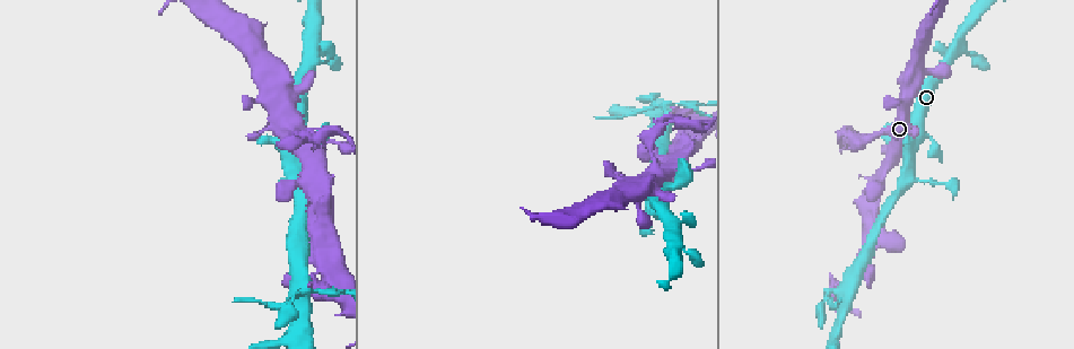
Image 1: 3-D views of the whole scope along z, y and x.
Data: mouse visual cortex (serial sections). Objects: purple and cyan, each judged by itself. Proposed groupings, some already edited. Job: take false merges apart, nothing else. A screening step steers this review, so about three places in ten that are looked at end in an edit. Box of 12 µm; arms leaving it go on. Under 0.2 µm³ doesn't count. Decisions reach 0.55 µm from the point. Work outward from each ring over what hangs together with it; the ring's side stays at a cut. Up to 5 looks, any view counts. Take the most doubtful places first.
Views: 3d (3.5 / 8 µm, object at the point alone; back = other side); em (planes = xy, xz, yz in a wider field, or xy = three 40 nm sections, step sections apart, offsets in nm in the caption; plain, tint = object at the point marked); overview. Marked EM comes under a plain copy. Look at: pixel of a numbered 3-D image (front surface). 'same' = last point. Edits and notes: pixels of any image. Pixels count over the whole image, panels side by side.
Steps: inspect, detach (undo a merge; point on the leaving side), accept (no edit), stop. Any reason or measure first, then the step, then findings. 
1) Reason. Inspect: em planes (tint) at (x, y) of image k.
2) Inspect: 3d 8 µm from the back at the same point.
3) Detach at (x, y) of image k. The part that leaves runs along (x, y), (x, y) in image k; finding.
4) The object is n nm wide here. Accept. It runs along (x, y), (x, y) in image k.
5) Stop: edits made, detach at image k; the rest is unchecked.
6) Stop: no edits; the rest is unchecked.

Sudden change in width. Inspect: 3d 3.5 µm at (868, 140) of image 1.

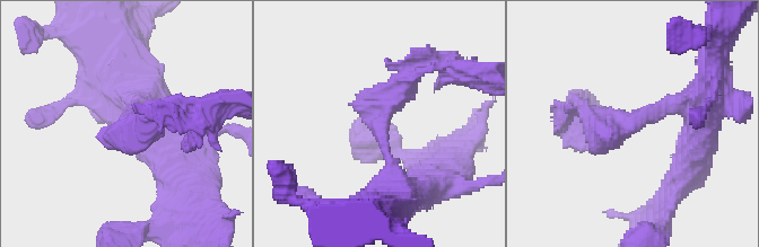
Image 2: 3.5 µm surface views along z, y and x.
Inspect: em planes (tint) at (631, 123) of image 2.

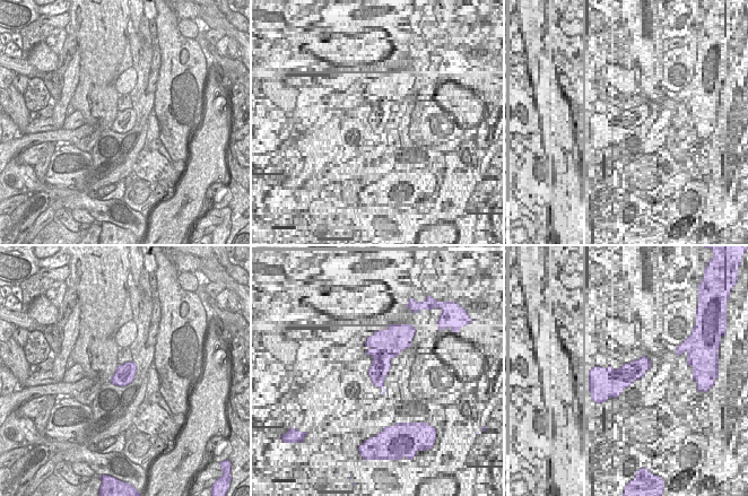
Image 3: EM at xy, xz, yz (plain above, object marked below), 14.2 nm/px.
The object is 280 nm wide here. Detach at (389, 107) of image 2. The part that leaves runs along (385, 152), (382, 104), (410, 63) in image 2; a second cell is stuck on.

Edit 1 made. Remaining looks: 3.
Arms run side by side. Inspect: 3d 8 µm from the back at (834, 335) of image 1.

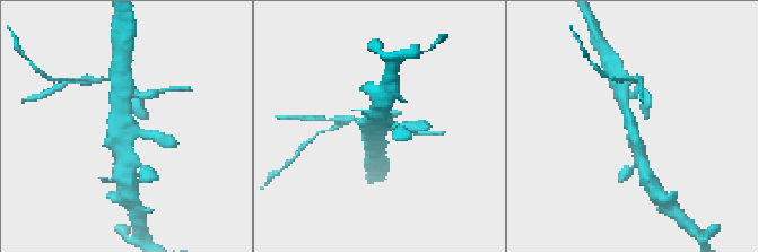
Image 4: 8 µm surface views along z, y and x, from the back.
Inspect: em planes (tint) at (375, 128) of image 4.

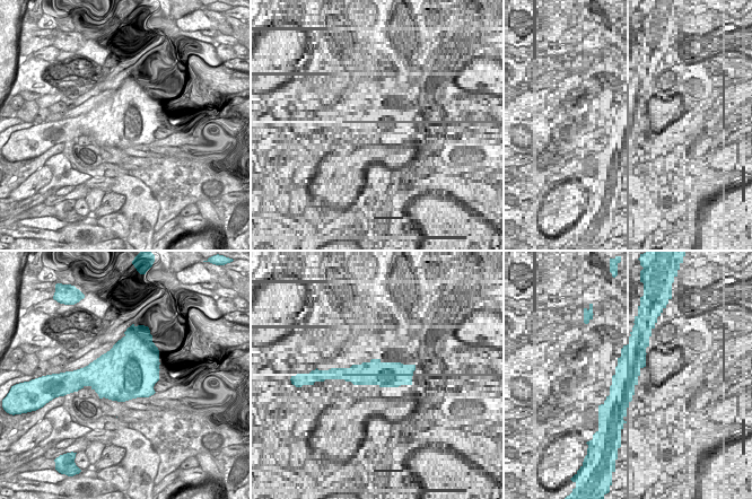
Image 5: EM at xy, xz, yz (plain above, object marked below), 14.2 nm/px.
Accept. Continuous, no second cell.

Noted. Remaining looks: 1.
Stop: edits made, detach at image 2; the rest is unchecked.

